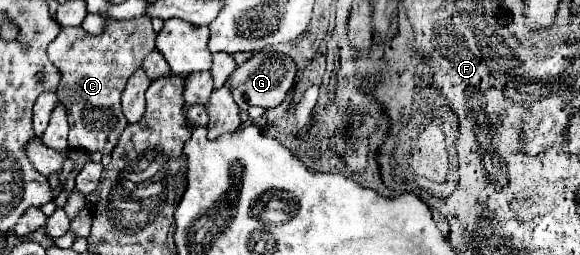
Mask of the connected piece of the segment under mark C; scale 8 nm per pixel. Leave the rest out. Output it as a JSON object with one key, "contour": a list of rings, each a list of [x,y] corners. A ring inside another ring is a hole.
{"contour":[[[150,16],[136,20],[110,20],[100,36],[90,36],[82,28],[62,28],[60,36],[48,46],[48,58],[62,74],[56,96],[68,114],[70,150],[82,148],[100,154],[110,154],[114,150],[128,124],[120,106],[122,90],[128,78],[142,66],[142,60],[156,48],[154,42],[156,32]]]}

